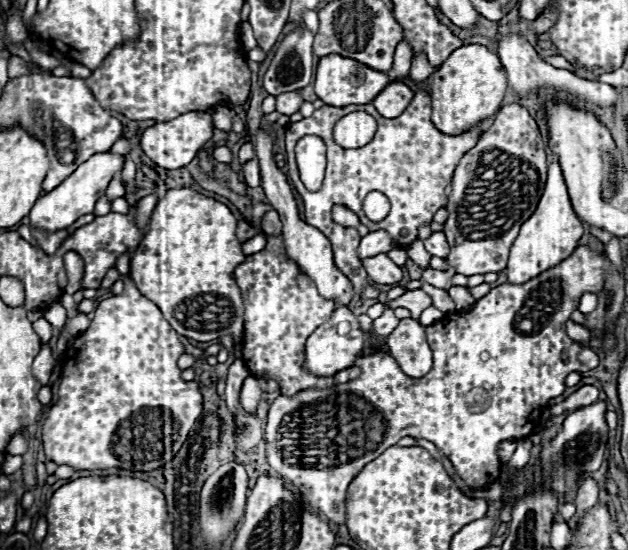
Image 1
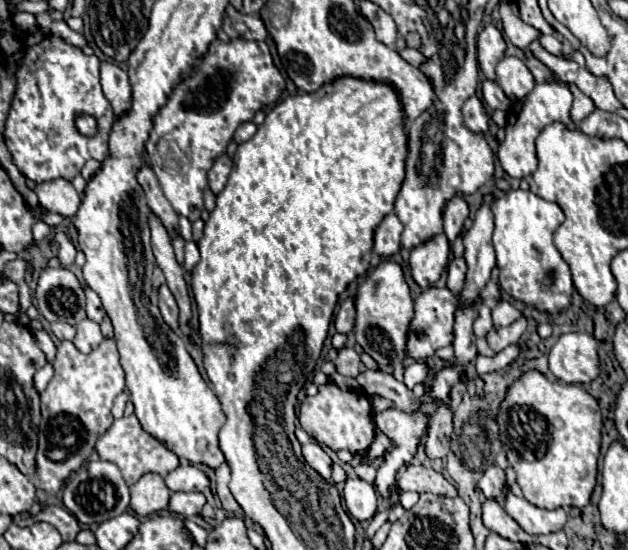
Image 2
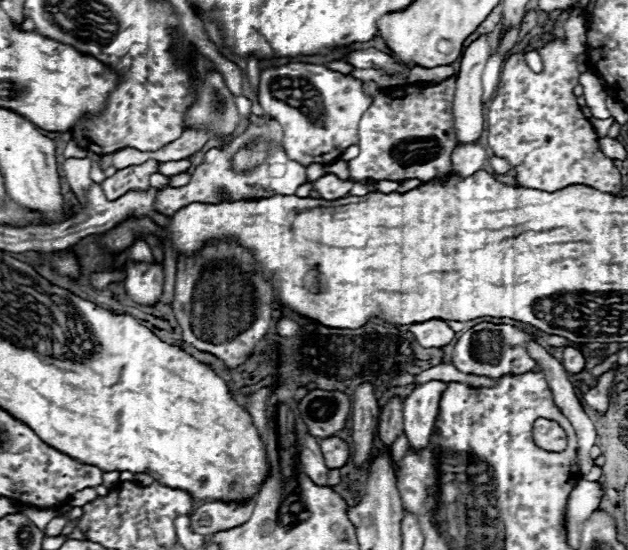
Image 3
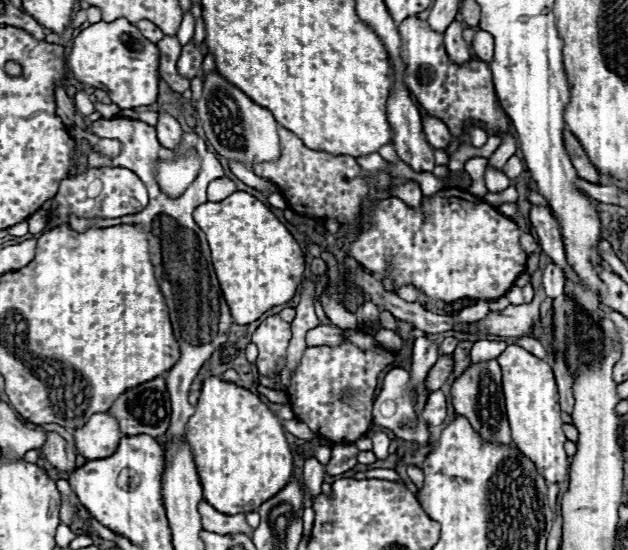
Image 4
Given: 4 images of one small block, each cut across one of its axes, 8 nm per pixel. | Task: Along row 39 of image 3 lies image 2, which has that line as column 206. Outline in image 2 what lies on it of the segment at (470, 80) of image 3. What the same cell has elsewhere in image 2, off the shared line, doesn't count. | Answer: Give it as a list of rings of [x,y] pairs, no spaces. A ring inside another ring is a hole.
[[[182,464],[166,476],[166,486],[172,492],[202,492],[210,486],[210,480],[204,476],[202,470],[190,464]]]

